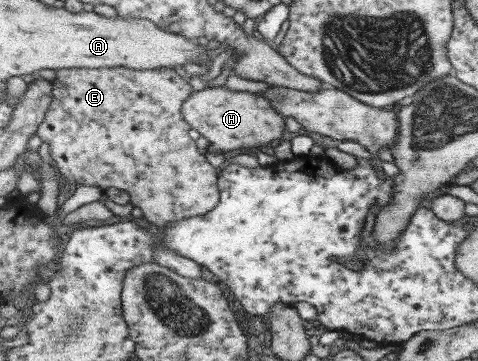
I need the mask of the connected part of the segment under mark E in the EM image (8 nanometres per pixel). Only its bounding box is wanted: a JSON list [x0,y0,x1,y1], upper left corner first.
[36,66,221,230]

